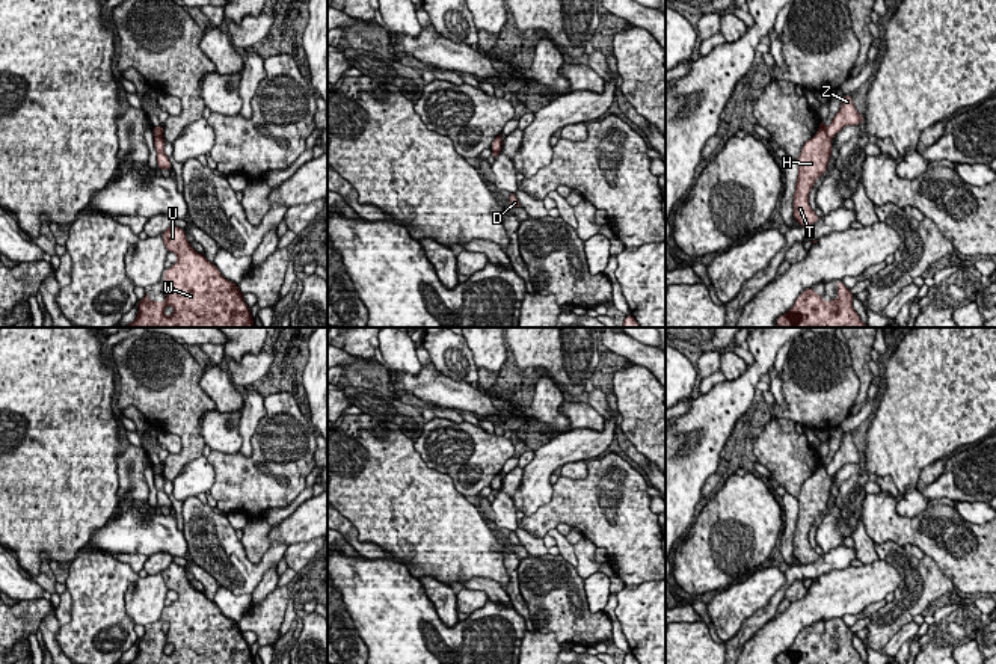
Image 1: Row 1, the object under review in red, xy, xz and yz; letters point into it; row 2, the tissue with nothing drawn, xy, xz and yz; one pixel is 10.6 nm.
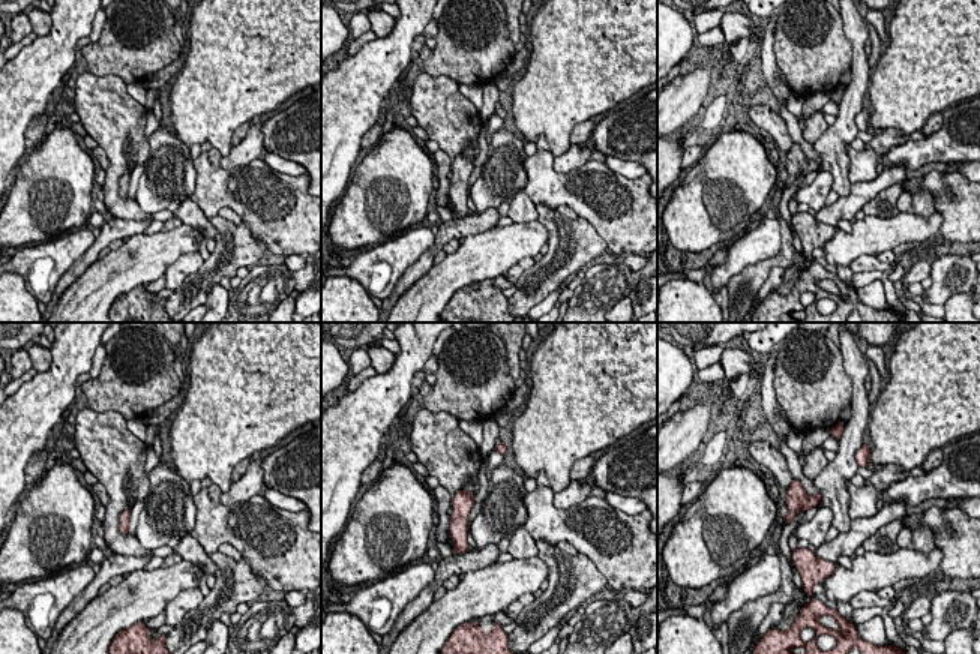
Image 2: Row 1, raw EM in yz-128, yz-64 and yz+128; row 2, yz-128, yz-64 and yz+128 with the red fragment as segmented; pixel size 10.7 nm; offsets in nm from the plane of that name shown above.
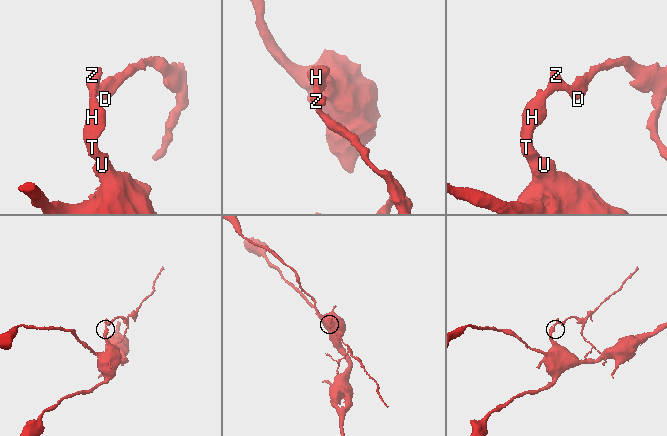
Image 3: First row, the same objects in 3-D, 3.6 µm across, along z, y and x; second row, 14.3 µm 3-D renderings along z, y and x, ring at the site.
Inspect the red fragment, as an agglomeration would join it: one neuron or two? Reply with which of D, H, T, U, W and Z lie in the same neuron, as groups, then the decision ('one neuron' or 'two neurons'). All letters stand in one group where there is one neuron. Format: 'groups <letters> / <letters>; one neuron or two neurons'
groups D Z / H T U W; two neurons

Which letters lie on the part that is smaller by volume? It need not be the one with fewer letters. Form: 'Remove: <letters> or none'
Remove: D, Z

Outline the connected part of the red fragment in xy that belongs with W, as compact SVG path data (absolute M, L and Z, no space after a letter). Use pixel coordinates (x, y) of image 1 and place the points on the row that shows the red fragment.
M171 225L161 238L168 252L178 257L178 261L163 272L164 284L171 290L163 302L154 302L145 294L137 302L136 320L127 327L254 327L251 309L244 303L238 285L225 279L214 263L192 247L183 228Z

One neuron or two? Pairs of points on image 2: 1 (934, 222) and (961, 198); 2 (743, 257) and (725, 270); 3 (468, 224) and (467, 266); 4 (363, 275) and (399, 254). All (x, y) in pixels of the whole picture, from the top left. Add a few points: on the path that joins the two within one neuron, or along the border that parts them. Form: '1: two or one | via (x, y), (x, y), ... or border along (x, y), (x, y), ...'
1: two | border along (935, 209), (941, 216), (940, 233)
2: one | via (739, 258), (730, 267)
3: two | border along (491, 227), (464, 237)
4: one | via (366, 264), (377, 254), (389, 254)

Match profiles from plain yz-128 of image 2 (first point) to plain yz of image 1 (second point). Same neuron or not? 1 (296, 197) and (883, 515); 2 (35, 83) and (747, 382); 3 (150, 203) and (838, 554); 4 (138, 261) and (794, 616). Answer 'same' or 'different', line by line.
1: same
2: same
3: different
4: same

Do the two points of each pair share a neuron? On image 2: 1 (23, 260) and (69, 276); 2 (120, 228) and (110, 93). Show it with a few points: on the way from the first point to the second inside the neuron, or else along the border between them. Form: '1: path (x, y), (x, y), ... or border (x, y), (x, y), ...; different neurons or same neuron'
1: border (87, 249), (63, 275), (45, 305); different neurons
2: border (111, 216), (153, 221); different neurons

